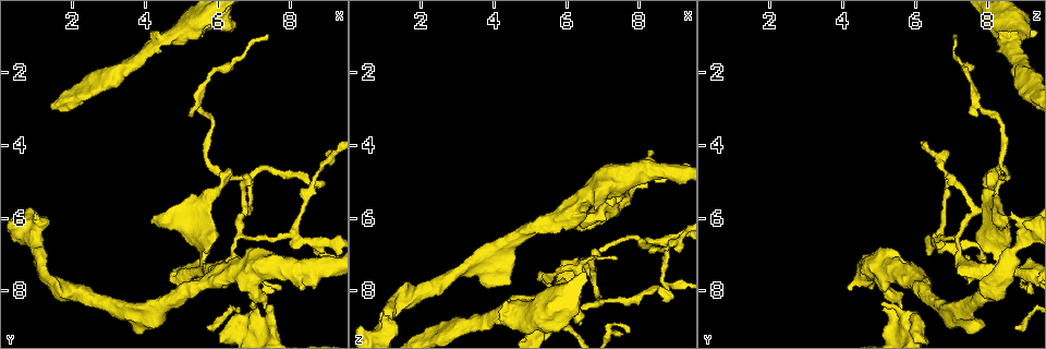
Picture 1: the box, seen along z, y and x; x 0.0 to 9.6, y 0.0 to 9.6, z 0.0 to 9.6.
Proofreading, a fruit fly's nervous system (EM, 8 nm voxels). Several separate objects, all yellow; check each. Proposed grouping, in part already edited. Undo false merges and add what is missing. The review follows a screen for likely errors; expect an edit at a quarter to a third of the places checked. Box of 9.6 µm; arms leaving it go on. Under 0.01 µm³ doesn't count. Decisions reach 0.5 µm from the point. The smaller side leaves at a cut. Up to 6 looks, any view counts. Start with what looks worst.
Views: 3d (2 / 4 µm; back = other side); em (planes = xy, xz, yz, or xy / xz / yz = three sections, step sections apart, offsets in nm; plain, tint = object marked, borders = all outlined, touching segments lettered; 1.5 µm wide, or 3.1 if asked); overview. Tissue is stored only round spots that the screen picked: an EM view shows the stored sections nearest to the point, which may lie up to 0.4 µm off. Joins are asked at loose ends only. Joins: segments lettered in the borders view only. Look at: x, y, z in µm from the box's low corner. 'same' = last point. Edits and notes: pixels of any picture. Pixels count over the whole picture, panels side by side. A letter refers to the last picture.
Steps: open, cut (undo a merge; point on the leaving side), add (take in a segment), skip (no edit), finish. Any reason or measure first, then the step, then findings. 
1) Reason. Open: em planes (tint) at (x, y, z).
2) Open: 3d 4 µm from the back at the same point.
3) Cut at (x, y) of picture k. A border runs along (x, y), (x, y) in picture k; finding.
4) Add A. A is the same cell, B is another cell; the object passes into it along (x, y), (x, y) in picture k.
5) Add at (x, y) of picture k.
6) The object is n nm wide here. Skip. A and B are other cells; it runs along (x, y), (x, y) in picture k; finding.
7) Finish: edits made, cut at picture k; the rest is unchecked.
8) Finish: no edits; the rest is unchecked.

An open end. Open: 3d 4 µm at (4.15, 6.05, 8.55).

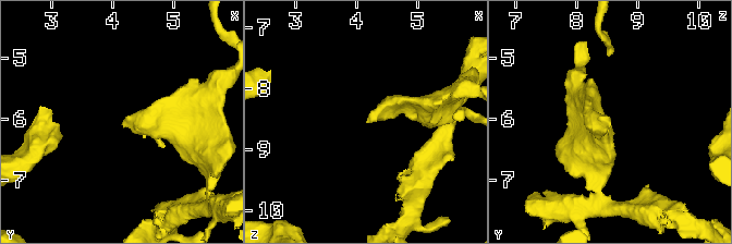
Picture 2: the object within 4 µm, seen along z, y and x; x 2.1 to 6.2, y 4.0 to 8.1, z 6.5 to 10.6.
Need the tissue. Open: em planes (plain) at (4.20, 6.10, 8.60).

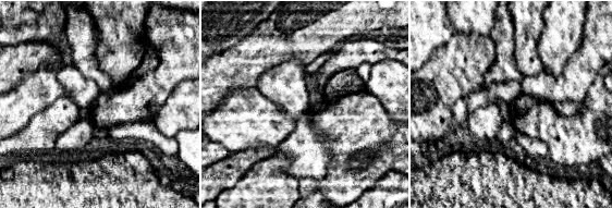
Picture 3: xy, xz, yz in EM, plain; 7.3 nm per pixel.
Open: em planes (borders) at the same point.

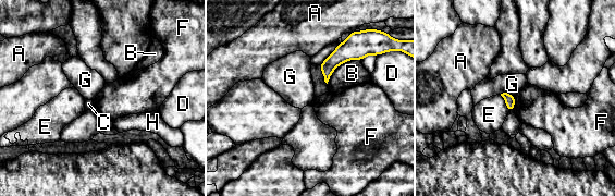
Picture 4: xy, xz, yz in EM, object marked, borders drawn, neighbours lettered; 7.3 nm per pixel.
The longest contact is with B, 320 nm. Skip. A, B, C, D, E, F, G and H are other cells; a border runs along (515, 96), (513, 109) in picture 4; no lettered segment goes on from it.

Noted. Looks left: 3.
Tapers out. Open: 3d 2 µm at (6.30, 4.60, 8.15).

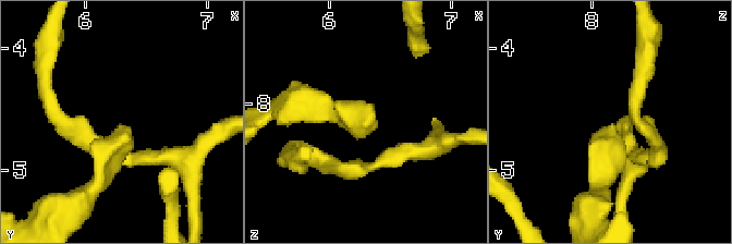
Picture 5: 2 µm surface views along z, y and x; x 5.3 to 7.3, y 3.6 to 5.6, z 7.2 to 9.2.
Need the tissue. Open: em planes (borders) at (6.30, 4.64, 8.20).

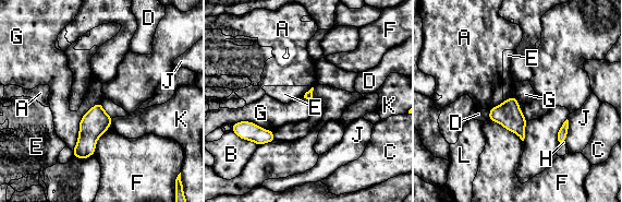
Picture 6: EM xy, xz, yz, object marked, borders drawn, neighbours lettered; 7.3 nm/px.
The longest contact is with G, 420 nm. Skip. A, B, C, D, E, F, G, H, J, K and L are other cells; no lettered segment goes on from it.

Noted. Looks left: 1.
An open end. Open: em planes (borders) at (8.70, 5.10, 8.25).

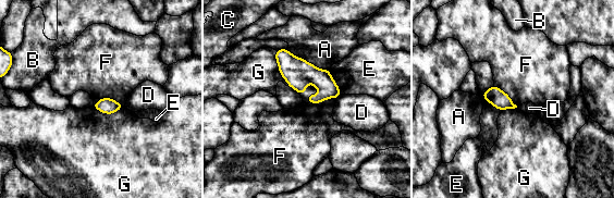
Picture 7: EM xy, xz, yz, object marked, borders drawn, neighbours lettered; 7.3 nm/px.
The longest contact is with A, 360 nm. Skip. A, B, C, D, E, F and G are other cells; a border runs along (335, 98), (308, 103) in picture 7; none of them fits.

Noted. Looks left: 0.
Finish: no edits; the rest is unchecked.

